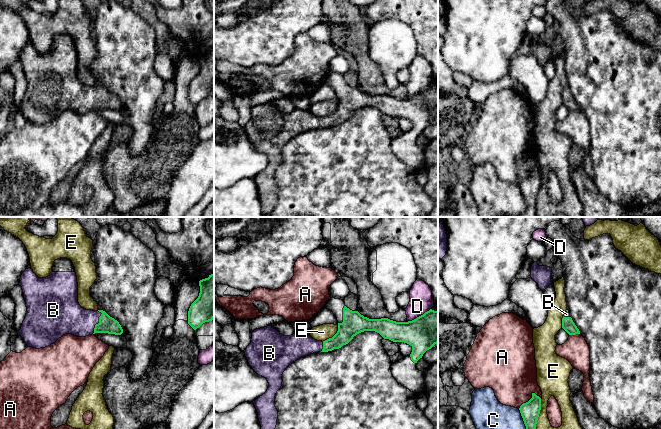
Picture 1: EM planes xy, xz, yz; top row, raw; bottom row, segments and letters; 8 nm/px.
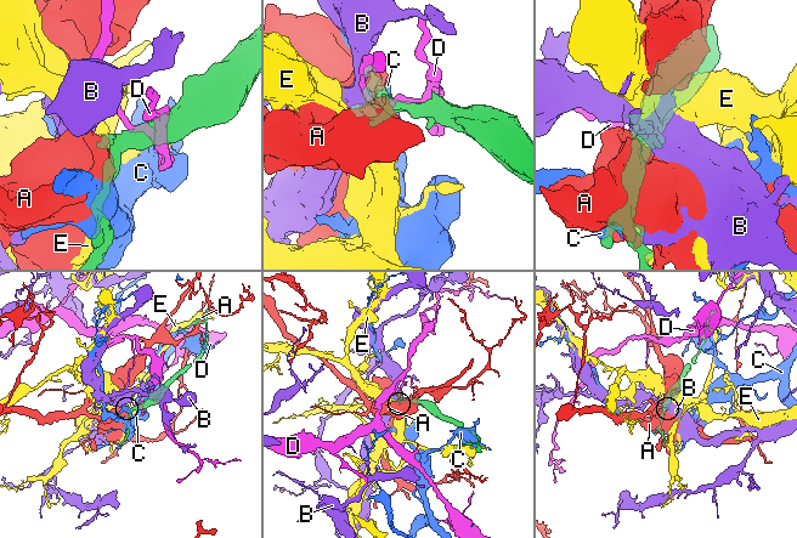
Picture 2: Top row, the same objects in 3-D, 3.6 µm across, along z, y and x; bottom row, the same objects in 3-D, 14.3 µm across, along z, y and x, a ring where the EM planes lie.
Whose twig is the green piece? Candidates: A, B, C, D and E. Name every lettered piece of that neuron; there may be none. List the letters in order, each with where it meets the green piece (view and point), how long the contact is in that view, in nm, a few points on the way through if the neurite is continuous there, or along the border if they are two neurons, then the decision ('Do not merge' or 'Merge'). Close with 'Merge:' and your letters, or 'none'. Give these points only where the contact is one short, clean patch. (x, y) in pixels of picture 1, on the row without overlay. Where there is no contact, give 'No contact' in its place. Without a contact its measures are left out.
A: Touches green at yz (531, 174). Shared border 200 nm. Do not merge
B: Touches green at xy (99, 98). Shared border 200 nm. Path across: xy (107, 100), (99, 98), (79, 98), (69, 93). Merge
C: Touches green at yz (525, 201). Shared border 260 nm. Do not merge
D: Touches green at xz (419, 92). Shared border 220 nm. Do not merge
E: Touches green at yz (537, 195). Shared border 340 nm. Do not merge
Merge: B

